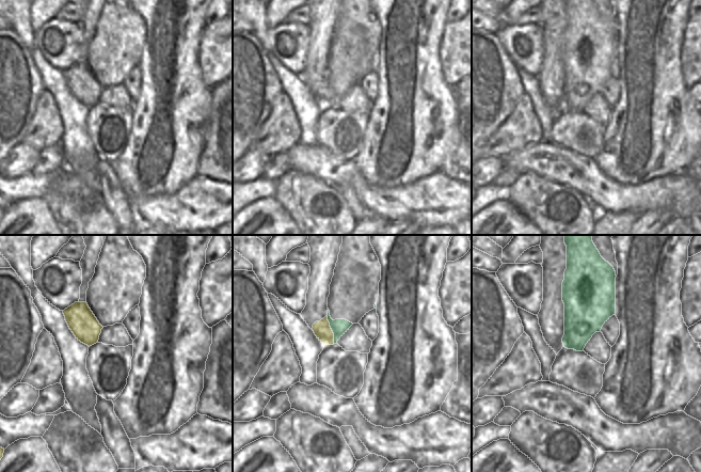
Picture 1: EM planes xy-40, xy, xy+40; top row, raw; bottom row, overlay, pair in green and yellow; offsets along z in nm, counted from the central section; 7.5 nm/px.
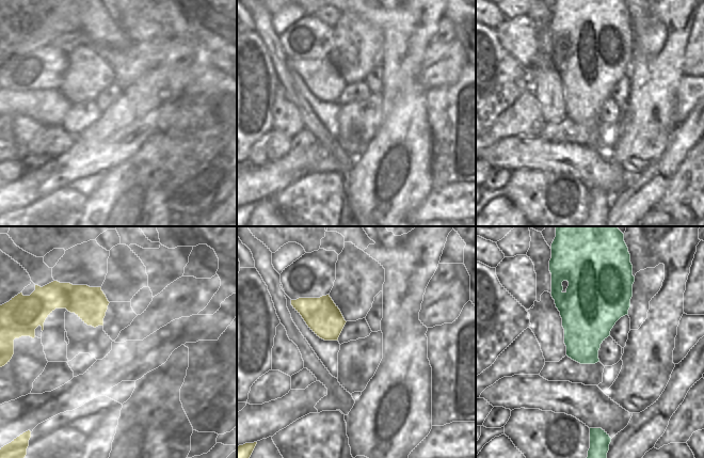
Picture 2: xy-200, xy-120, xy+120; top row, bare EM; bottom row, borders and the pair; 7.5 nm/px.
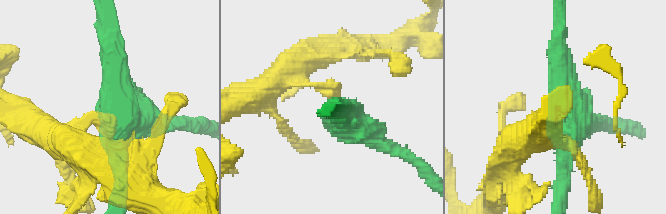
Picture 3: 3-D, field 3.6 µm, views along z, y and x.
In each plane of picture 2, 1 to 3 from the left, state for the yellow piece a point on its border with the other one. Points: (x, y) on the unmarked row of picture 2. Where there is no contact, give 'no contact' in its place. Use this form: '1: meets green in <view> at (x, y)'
1: no contact
2: no contact
3: no contact

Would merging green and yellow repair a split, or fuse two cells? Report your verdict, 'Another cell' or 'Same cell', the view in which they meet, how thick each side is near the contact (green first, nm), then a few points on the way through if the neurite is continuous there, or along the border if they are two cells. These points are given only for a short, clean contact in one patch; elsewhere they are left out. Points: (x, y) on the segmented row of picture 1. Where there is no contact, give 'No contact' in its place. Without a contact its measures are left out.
Another cell. Touches green in xy. Thickness 120 nm (green) against 130 nm. Boundary: xy (327, 315), (334, 343)

